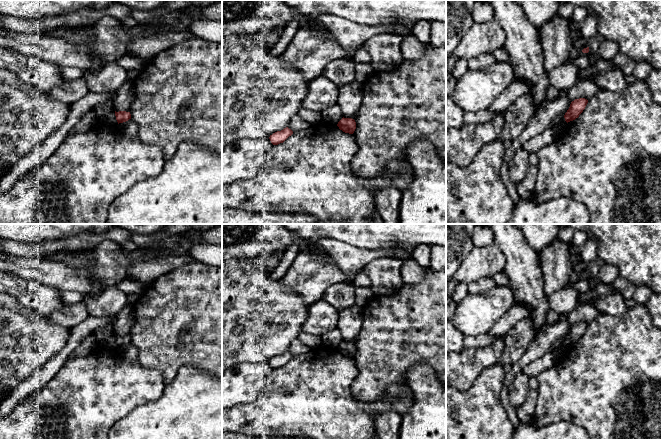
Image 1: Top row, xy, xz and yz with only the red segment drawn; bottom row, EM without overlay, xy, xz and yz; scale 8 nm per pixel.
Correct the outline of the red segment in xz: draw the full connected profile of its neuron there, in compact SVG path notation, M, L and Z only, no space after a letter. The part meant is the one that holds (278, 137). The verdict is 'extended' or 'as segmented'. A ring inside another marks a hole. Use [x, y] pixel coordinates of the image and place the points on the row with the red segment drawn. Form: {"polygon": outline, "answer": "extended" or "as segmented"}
{"polygon": "M288 127L284 128L281 131L277 131L270 135L269 139L273 145L278 145L283 143L289 136L293 134L293 131Z", "answer": "as segmented"}

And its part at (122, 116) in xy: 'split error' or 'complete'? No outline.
complete

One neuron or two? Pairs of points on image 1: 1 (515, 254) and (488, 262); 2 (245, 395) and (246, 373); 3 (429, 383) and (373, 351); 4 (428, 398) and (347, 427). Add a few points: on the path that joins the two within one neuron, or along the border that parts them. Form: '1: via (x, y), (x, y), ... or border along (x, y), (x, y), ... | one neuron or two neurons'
1: border along (494, 241), (503, 253), (505, 261), (504, 270) | two neurons
2: via (245, 390), (246, 378) | one neuron
3: border along (431, 366), (414, 363), (406, 373), (406, 385) | two neurons
4: border along (407, 385), (412, 393), (412, 405), (402, 415) | two neurons

